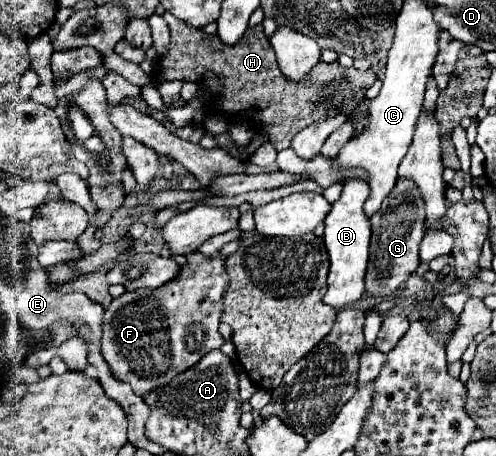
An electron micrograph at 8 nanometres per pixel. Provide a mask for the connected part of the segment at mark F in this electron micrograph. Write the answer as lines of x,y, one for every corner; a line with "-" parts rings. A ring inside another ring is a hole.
195,251
187,255
187,265
181,267
181,275
175,277
171,283
165,283
155,291
131,291
131,293
127,291
121,297
113,299
103,313
103,325
101,325
103,327
101,351
113,375
129,383
137,395
143,395
157,387
167,385
175,375
199,363
209,351
219,349
223,337
219,335
217,327
223,311
225,289
227,289
227,273
223,267
223,257
217,255
209,259

